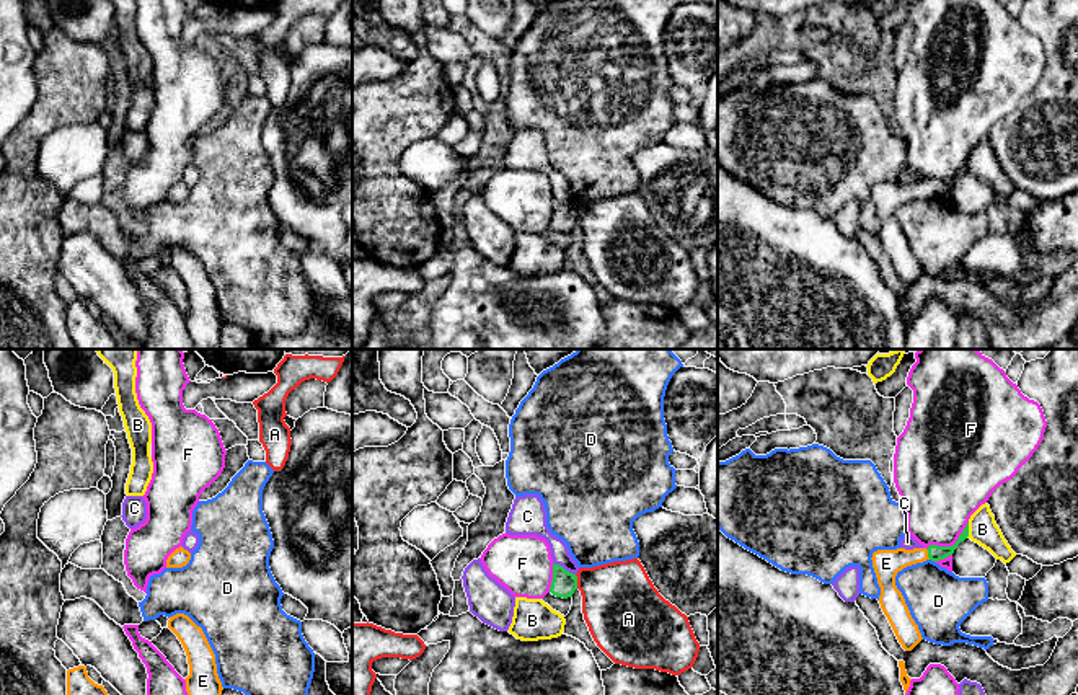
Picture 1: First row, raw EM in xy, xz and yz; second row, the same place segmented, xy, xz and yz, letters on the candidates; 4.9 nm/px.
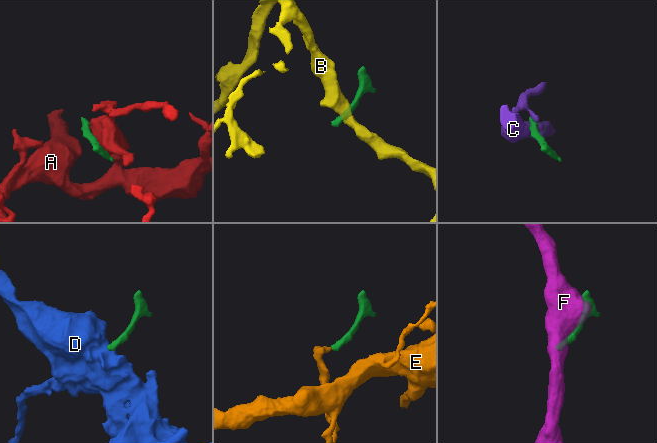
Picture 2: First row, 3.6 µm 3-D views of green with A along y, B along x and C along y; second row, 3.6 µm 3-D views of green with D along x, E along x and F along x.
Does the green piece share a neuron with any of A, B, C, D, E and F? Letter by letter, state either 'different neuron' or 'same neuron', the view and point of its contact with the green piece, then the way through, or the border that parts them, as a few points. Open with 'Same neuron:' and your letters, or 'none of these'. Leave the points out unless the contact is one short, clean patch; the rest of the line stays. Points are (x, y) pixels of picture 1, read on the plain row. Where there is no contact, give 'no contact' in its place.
Same neuron: E
A: different neuron; meets green in xz at (576, 216); border along xz (574, 209), (578, 222)
B: different neuron; meets green in yz at (967, 165); border along yz (969, 157), (969, 168), (966, 172)
C: different neuron; meets green in xz at (563, 203); border along xz (553, 196), (574, 209)
D: different neuron; meets green in yz at (932, 194); border along yz (930, 193), (933, 196)
E: same neuron; meets green in yz at (928, 188); runs through yz (935, 188), (928, 188), (886, 198)
F: different neuron; meets green in yz at (953, 180)

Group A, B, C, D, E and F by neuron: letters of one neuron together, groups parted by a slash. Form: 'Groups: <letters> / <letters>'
Groups: A / B / C / D / E / F

